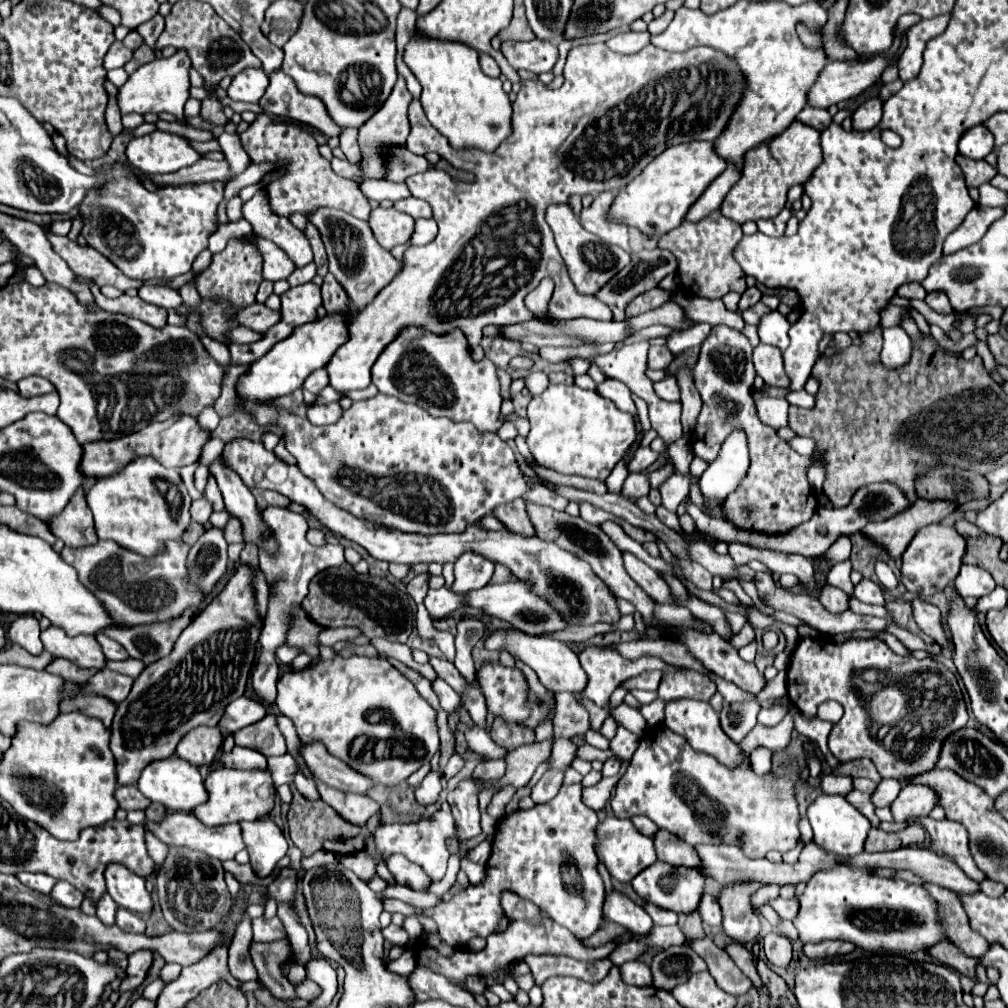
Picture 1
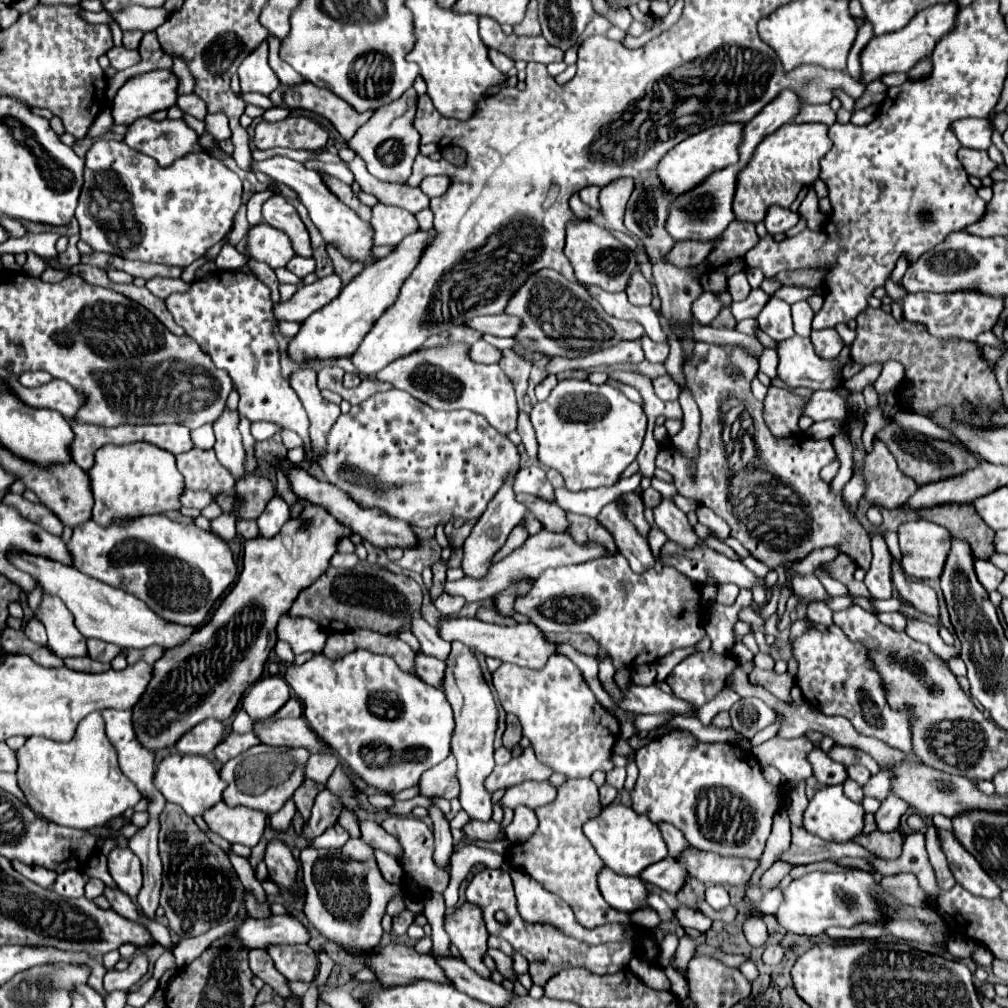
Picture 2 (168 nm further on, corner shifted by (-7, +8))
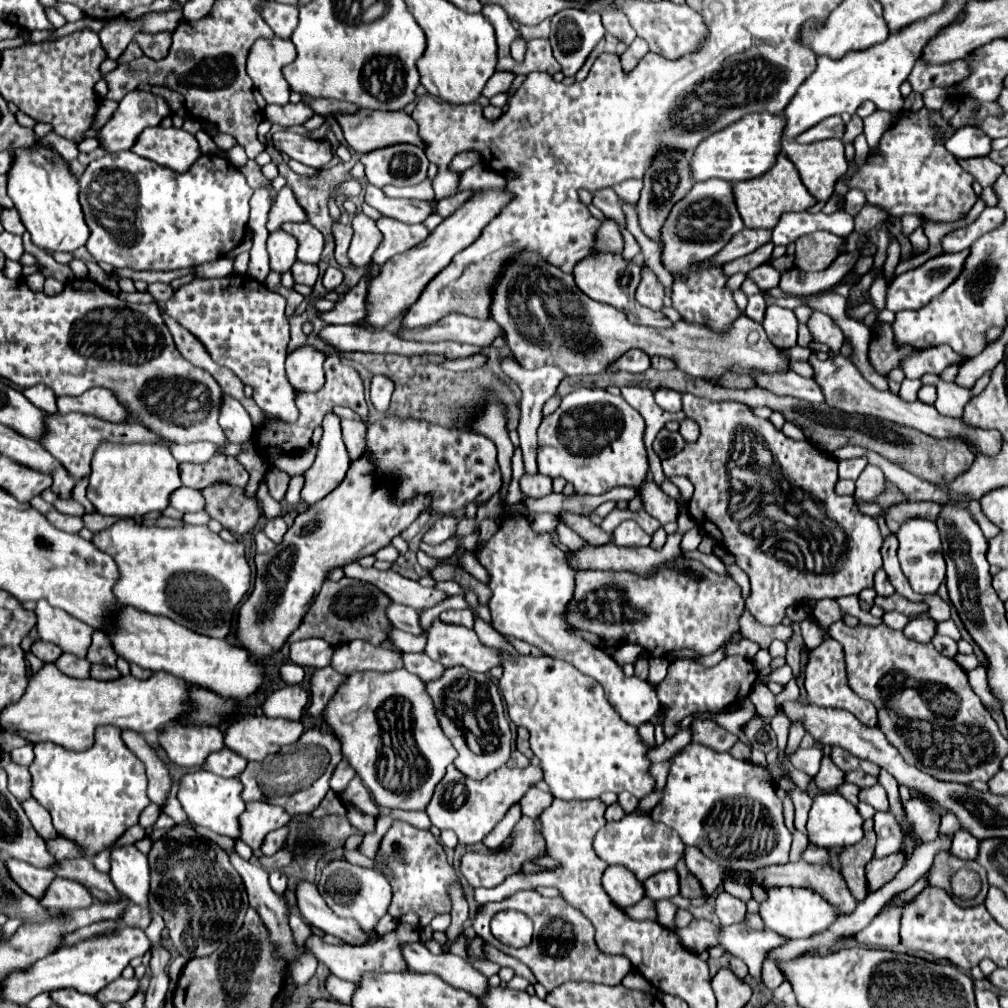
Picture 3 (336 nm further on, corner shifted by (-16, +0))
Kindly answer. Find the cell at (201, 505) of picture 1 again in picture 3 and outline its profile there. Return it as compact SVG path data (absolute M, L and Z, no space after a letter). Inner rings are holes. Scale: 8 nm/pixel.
M180 486L176 492L172 492L170 506L178 512L200 512L204 510L204 496L200 494L200 490Z

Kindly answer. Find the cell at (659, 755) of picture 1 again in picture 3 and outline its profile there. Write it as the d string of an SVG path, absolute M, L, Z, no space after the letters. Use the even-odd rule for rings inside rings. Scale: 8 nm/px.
M688 744L674 756L662 802L650 812L650 816L652 820L674 828L686 846L698 848L704 856L718 862L726 870L754 872L772 864L786 864L790 856L792 834L784 824L782 800L776 796L770 772L752 762L736 760L728 752L716 752L702 744Z

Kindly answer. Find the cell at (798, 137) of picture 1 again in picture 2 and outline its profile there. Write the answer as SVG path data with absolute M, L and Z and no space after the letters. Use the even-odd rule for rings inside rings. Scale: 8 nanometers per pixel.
M791 122L791 124L783 124L779 132L773 132L771 136L767 136L757 148L763 148L763 150L755 152L751 162L737 176L733 212L735 212L735 218L743 222L761 222L767 214L767 208L773 204L789 208L791 202L797 198L799 190L817 180L819 160L823 154L831 150L831 140L827 136L825 124ZM787 166L791 166L791 174Z

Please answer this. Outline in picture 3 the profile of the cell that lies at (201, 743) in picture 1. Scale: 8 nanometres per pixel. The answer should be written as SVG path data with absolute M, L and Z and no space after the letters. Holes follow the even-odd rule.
M172 724L158 732L158 744L166 750L170 762L182 768L194 768L204 758L224 746L224 736L216 726Z

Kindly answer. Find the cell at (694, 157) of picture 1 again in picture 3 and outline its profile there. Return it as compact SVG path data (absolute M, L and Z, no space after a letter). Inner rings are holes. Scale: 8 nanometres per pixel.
M758 112L756 116L744 116L728 128L702 140L692 158L692 178L694 182L720 178L728 182L752 180L766 174L774 164L780 152L780 140L784 136L784 116L770 116L770 112Z

